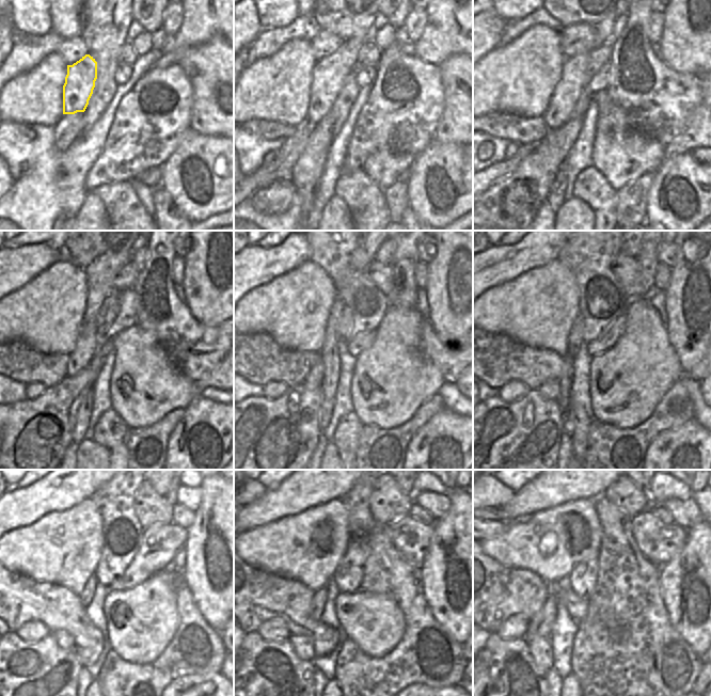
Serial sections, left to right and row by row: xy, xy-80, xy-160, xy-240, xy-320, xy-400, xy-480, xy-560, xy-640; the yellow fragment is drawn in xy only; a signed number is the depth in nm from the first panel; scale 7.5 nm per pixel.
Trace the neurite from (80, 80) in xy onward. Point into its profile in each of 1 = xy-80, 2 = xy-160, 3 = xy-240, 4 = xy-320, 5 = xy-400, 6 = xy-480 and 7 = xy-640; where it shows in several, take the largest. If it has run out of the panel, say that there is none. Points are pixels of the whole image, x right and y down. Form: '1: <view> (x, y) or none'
1: xy-80 (329, 74)
2: xy-160 (572, 82)
3: xy-240 (89, 339)
4: xy-320 (313, 380)
5: xy-400 (549, 390)
6: xy-480 (63, 638)
7: xy-640 (540, 648)

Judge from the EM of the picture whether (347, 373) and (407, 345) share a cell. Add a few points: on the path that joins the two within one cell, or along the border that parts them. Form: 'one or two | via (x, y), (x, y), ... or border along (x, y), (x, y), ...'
two | border along (356, 358), (350, 395)

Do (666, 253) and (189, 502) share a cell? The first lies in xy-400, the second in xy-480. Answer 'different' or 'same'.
same

